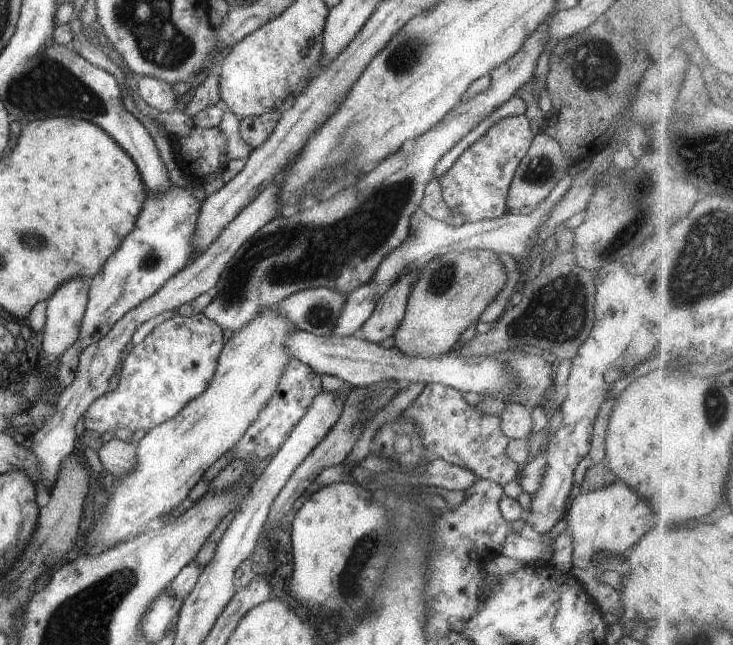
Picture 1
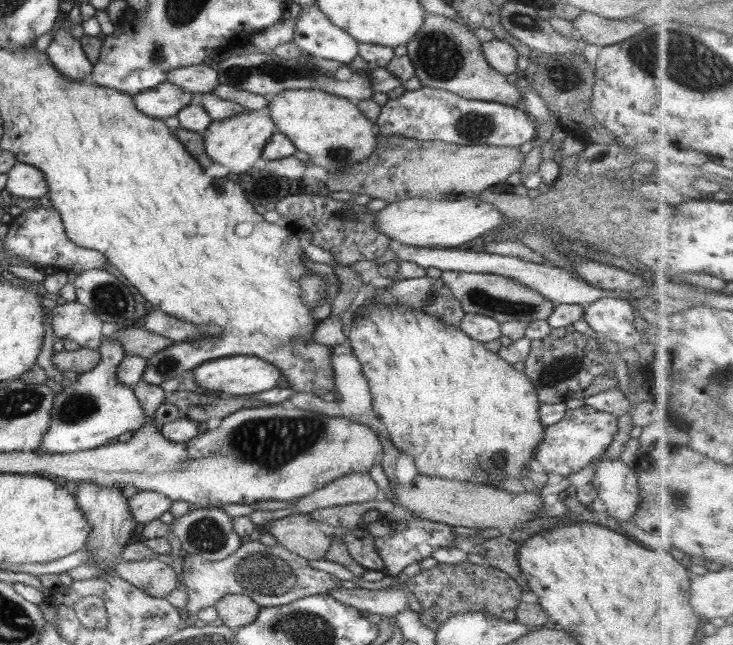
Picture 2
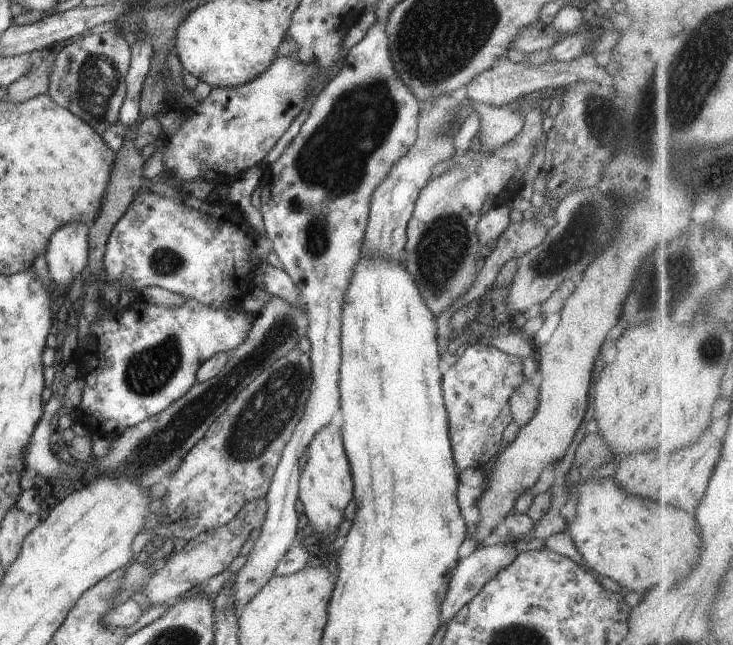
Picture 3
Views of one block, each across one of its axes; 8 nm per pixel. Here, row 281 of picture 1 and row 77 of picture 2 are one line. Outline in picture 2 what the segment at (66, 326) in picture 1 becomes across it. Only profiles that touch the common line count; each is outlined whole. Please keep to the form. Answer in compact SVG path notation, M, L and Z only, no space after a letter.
M53 30L46 54L52 65L68 79L82 81L92 74L93 62L86 58L80 39L74 37L69 30Z

